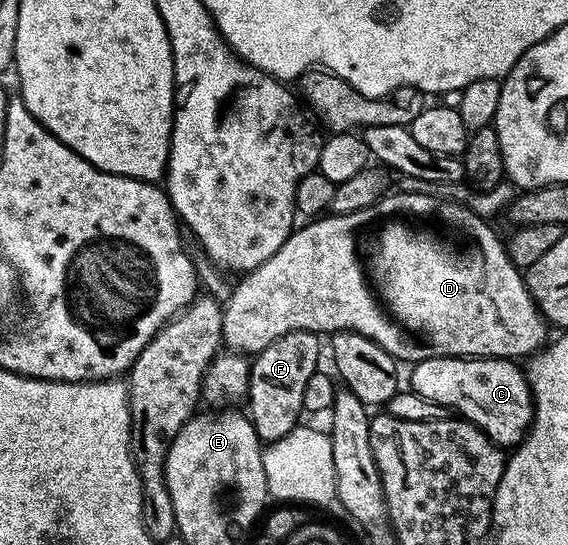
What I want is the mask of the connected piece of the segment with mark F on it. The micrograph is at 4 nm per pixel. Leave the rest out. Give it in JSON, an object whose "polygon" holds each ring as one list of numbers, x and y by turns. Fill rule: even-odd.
{"polygon":[[295,331,277,338,265,346,265,350,254,353,250,361,251,377,245,405,260,441,285,438,285,434,289,434,300,423,299,416,304,415,305,386,320,367,319,340,316,333]]}

